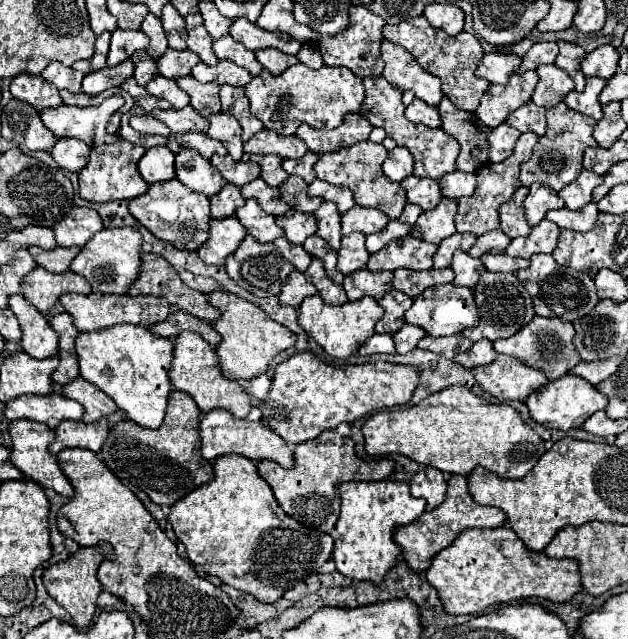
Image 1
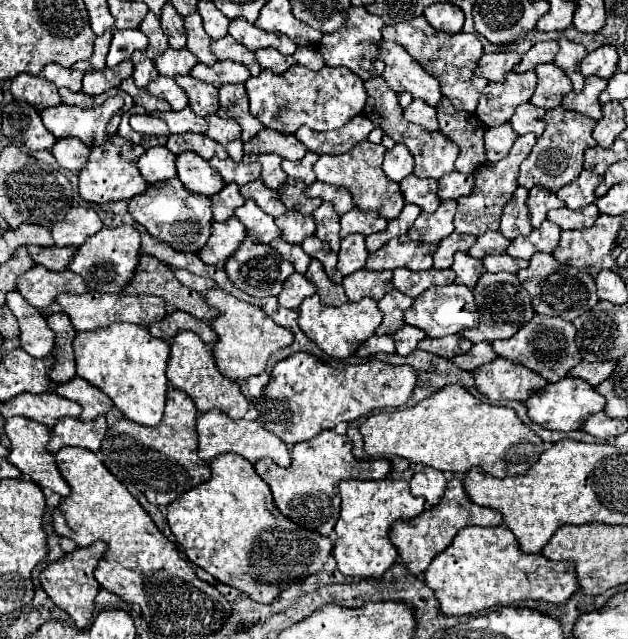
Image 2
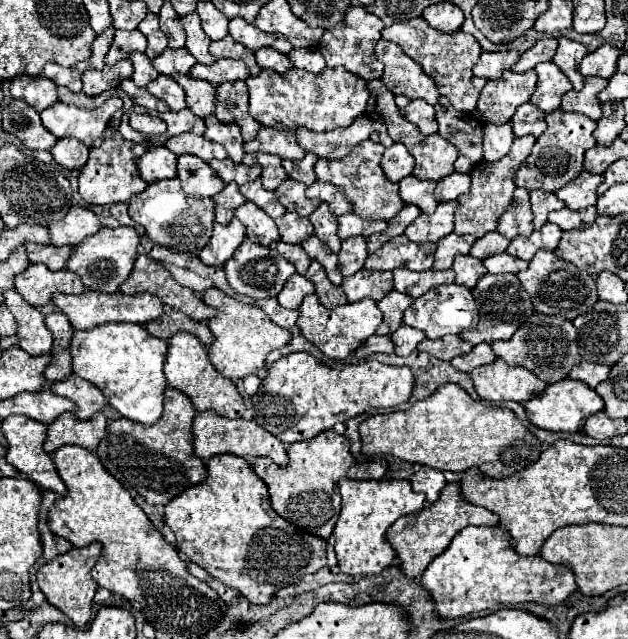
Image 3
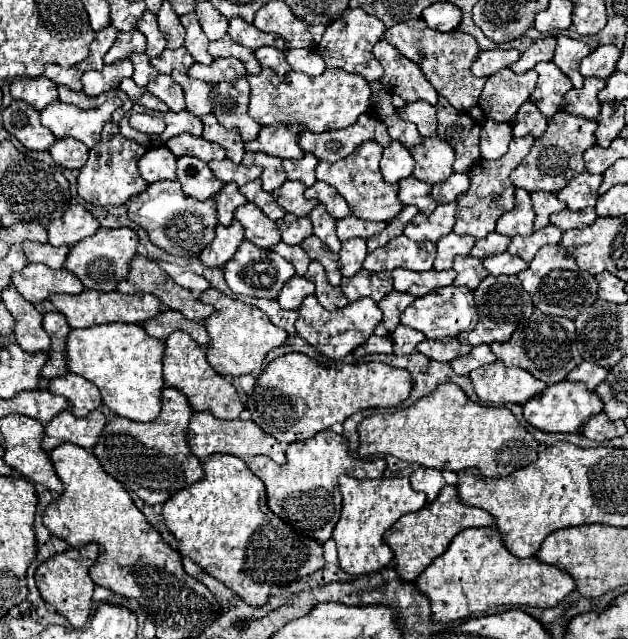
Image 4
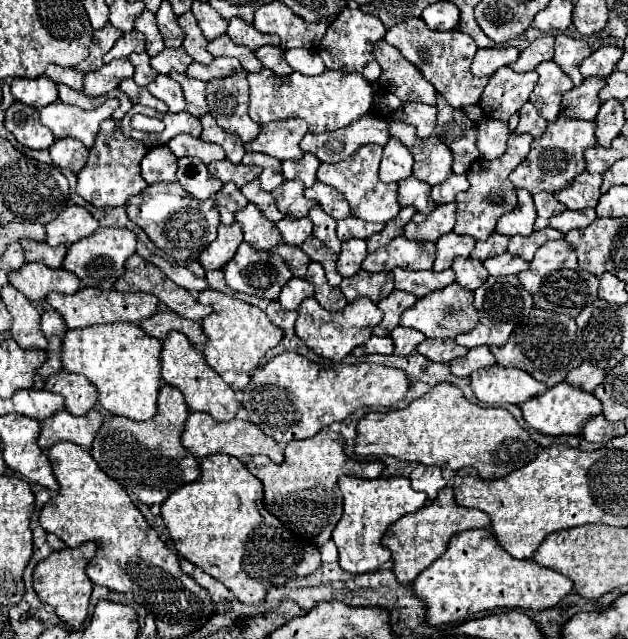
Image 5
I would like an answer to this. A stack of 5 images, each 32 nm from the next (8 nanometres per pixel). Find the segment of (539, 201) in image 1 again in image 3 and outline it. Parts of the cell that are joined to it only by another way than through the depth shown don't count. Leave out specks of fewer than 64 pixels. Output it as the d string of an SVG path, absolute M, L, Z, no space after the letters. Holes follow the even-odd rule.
M534 190L530 192L530 204L534 212L534 228L542 228L548 222L548 214L554 210L562 210L566 204L556 198L556 194L550 194L546 190Z

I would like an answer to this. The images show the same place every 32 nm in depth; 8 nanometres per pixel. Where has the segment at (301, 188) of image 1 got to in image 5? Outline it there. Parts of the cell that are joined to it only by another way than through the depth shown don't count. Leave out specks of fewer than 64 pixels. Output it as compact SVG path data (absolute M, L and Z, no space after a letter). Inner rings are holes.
M288 180L284 184L280 184L274 192L274 202L278 206L278 210L286 216L294 216L294 218L304 218L308 216L310 208L316 206L314 200L304 198L304 184L300 180Z

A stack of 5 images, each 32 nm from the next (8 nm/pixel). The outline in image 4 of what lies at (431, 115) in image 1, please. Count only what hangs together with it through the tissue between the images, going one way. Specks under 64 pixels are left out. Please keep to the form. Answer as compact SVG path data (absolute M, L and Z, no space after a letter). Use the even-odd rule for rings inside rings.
M418 100L398 110L398 116L418 126L420 136L432 136L436 132L436 108Z

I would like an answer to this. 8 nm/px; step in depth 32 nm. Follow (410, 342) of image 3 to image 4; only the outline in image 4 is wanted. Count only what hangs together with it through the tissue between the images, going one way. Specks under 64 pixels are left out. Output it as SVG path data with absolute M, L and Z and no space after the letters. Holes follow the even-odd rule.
M398 326L392 334L390 334L392 342L394 342L394 354L396 356L406 356L412 354L418 346L418 342L426 340L426 336L414 328L406 328L406 326Z

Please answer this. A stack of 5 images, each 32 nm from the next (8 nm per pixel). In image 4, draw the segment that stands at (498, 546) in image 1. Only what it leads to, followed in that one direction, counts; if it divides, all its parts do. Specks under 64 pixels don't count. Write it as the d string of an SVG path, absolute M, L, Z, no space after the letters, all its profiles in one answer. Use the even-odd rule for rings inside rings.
M466 528L456 534L448 550L438 556L418 578L416 588L430 600L430 620L452 622L486 612L494 606L556 606L574 590L574 580L536 558L516 558L504 544L496 528Z

